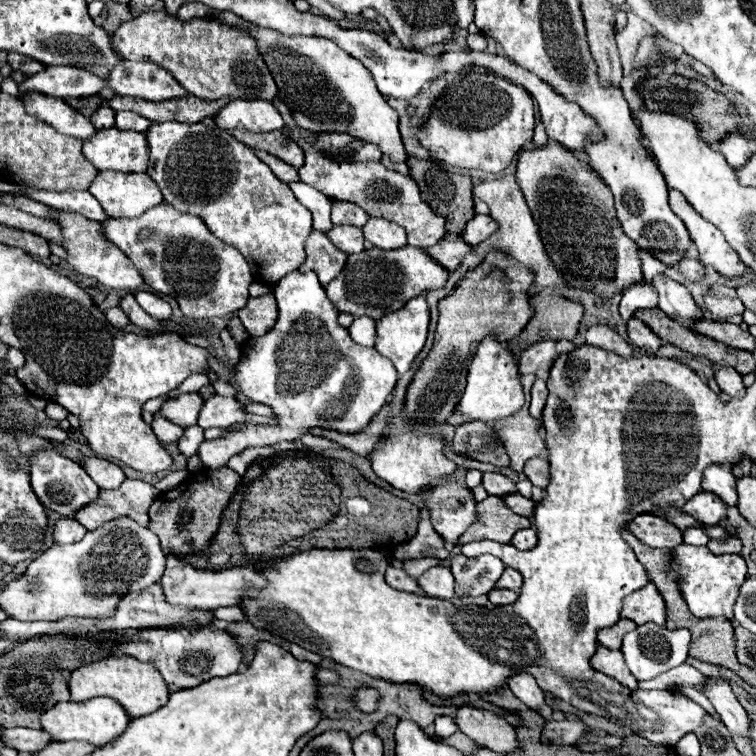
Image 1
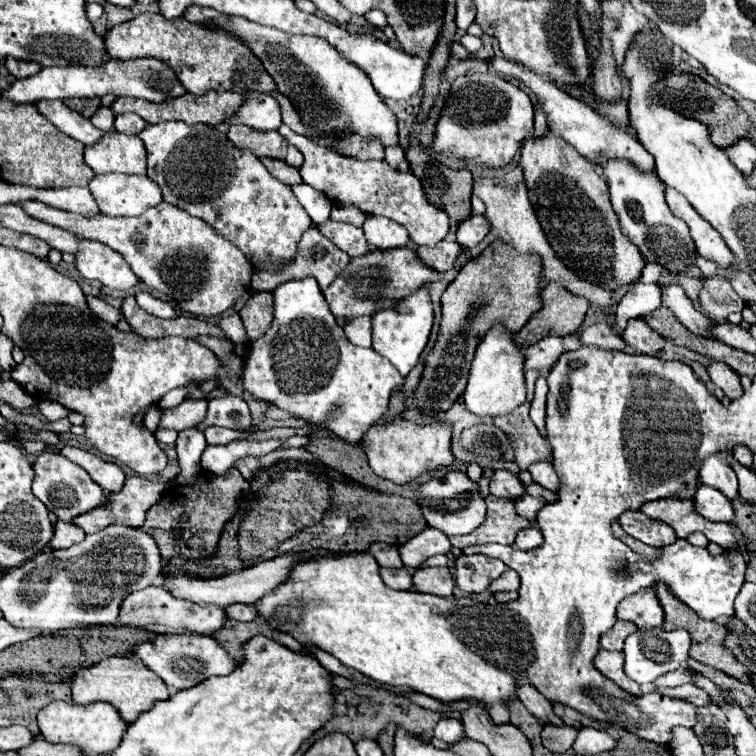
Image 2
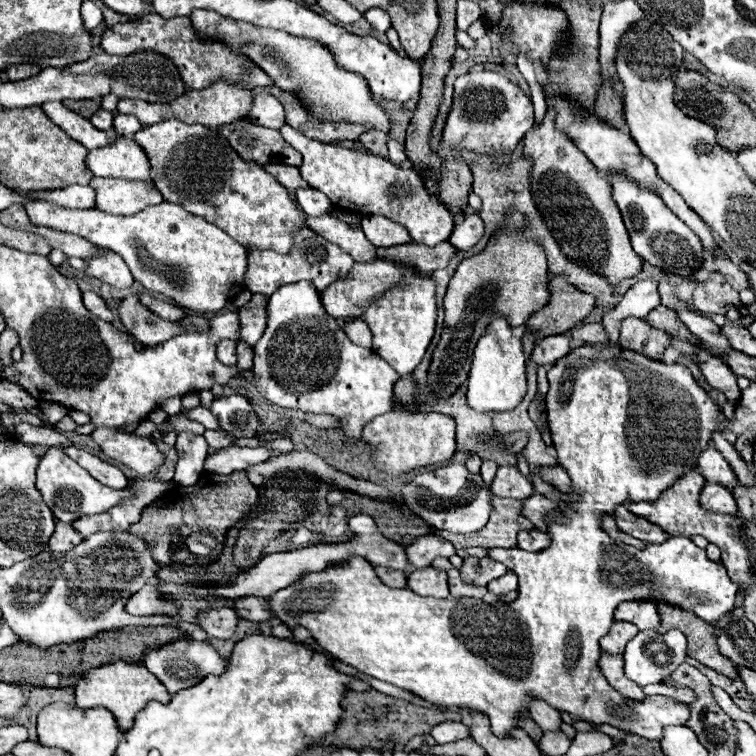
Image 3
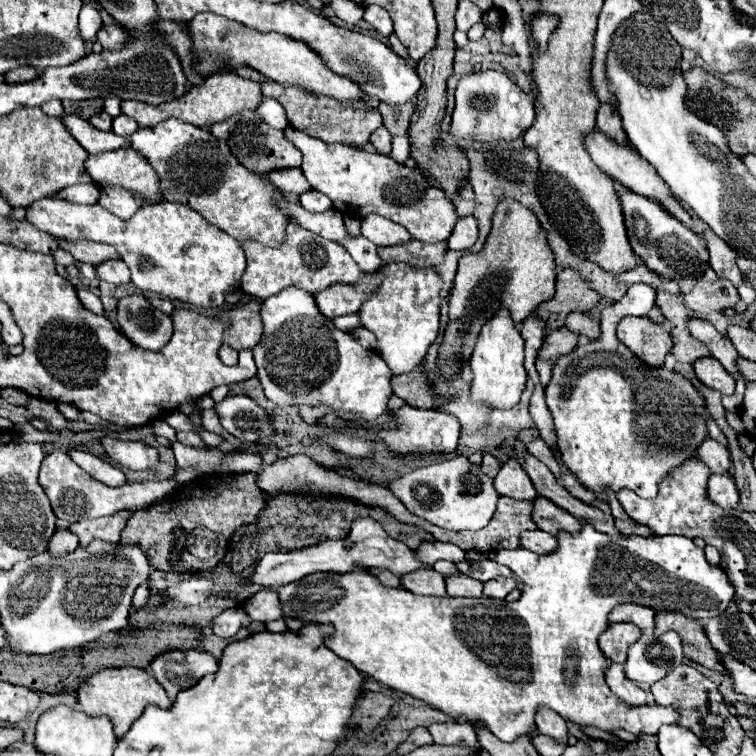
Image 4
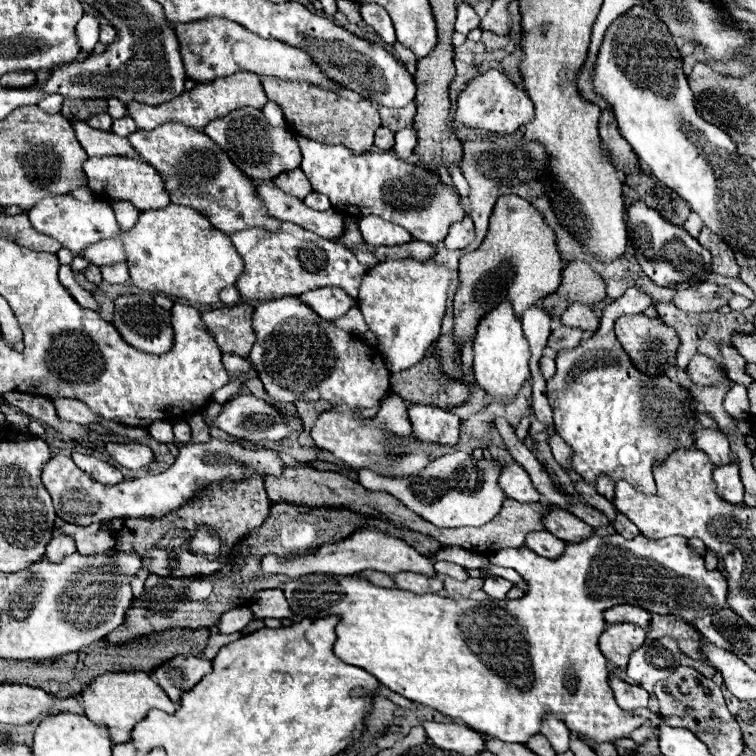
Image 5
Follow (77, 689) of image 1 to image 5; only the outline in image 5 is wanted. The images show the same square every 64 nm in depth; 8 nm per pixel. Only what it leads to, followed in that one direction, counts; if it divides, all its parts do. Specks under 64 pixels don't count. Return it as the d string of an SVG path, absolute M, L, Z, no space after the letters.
M112 672L108 676L98 676L84 692L82 692L84 714L94 722L108 728L110 740L114 744L124 744L132 740L132 728L148 716L150 710L158 708L166 714L176 712L176 704L166 696L166 692L144 672Z

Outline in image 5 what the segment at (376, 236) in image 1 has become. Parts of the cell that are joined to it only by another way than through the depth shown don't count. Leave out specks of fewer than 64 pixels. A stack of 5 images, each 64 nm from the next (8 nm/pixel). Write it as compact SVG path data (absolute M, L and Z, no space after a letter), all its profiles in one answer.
M362 216L358 220L360 232L364 236L364 242L378 248L378 246L398 246L412 240L412 236L402 228L388 220L382 220L378 216Z

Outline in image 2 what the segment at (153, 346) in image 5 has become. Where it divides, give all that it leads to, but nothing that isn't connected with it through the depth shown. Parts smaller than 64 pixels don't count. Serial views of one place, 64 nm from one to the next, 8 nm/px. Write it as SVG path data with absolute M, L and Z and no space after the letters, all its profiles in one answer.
M128 296L122 302L122 316L126 318L126 322L130 324L130 328L134 330L134 334L138 334L140 338L146 340L158 340L158 338L166 338L172 336L172 320L160 320L148 312L144 312L134 296Z

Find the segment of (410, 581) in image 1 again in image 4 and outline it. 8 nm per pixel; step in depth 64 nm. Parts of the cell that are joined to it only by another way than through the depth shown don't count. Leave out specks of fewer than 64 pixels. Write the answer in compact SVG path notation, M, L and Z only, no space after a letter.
M368 570L372 576L376 576L384 586L390 586L390 588L398 588L400 586L400 576L388 572L388 570Z

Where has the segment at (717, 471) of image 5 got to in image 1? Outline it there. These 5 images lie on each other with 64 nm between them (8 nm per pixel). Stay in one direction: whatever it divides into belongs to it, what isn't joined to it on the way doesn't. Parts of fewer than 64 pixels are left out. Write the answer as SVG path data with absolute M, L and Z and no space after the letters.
M702 490L696 496L692 496L684 506L684 512L688 512L690 516L696 516L696 520L704 522L704 524L718 524L720 520L726 520L726 512L728 506L722 502L722 498L718 498L714 492Z

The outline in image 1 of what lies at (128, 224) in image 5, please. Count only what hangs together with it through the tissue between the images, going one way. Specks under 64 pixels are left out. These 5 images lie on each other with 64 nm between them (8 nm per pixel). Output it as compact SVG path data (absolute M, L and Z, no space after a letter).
M100 172L94 182L88 188L92 196L100 202L100 206L106 210L112 218L138 218L148 208L154 208L156 204L162 204L162 192L156 186L156 182L148 174L124 174L124 172Z

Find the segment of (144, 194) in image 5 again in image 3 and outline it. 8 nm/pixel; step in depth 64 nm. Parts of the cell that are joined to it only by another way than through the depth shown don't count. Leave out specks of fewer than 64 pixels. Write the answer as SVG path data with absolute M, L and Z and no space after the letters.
M118 138L108 148L88 152L86 166L96 178L122 178L152 182L150 164L146 162L144 150L132 138Z

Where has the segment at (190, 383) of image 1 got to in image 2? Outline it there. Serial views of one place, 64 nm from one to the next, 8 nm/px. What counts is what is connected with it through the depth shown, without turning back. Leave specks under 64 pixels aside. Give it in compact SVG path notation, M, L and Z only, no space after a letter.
M188 384L185 387L174 389L168 392L161 400L158 402L159 409L172 409L179 405L188 393L192 390L196 390L200 384Z

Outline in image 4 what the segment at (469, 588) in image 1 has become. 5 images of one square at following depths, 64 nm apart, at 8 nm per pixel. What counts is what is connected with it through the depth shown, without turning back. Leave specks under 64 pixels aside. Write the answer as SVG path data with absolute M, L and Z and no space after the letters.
M482 560L482 562L470 562L470 568L472 568L472 578L480 580L480 582L488 582L488 580L494 580L498 576L514 576L510 568L504 568L502 564L492 564L492 560Z

